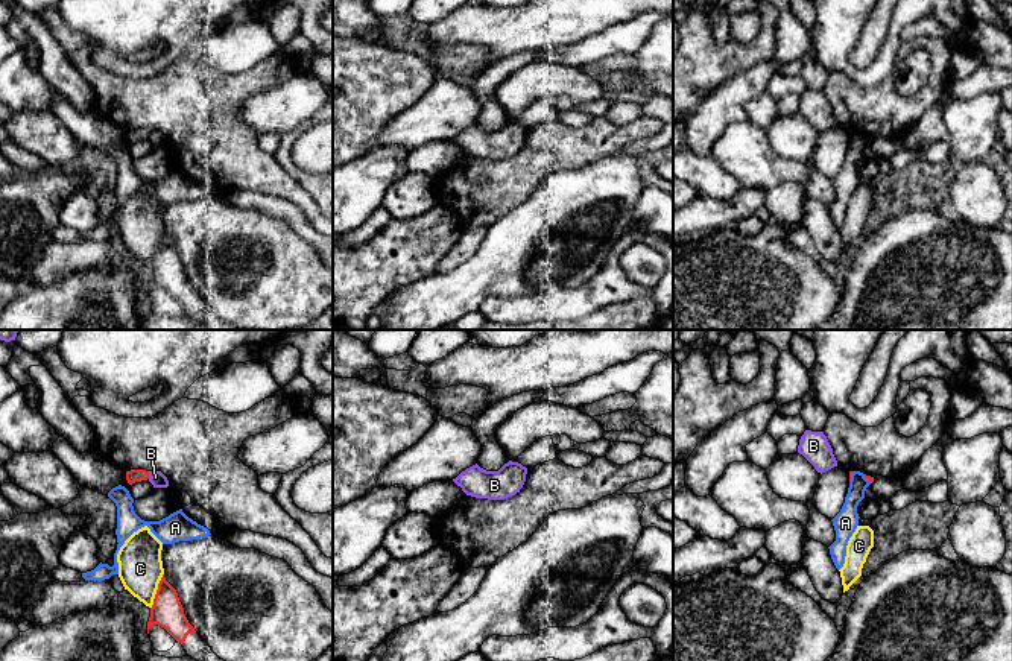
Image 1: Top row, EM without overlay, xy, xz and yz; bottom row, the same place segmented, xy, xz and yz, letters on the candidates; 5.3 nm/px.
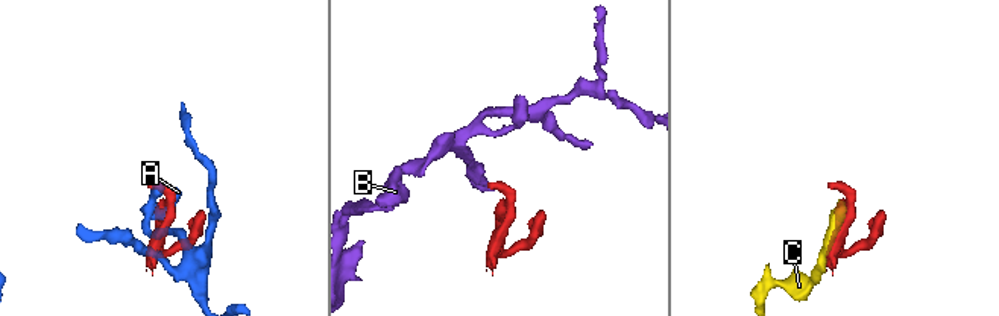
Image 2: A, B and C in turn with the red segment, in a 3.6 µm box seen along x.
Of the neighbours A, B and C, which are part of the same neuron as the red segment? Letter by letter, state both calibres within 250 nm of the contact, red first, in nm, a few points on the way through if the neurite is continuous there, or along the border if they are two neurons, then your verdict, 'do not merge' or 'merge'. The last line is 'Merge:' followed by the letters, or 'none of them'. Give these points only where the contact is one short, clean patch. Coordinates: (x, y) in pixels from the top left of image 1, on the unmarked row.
A: calibres 30 and 120 nm; do not merge
B: calibres 70 and 80 nm; border xy (148, 131), (149, 137); do not merge
C: calibres 160 and 240 nm; do not merge
Merge: none of them

